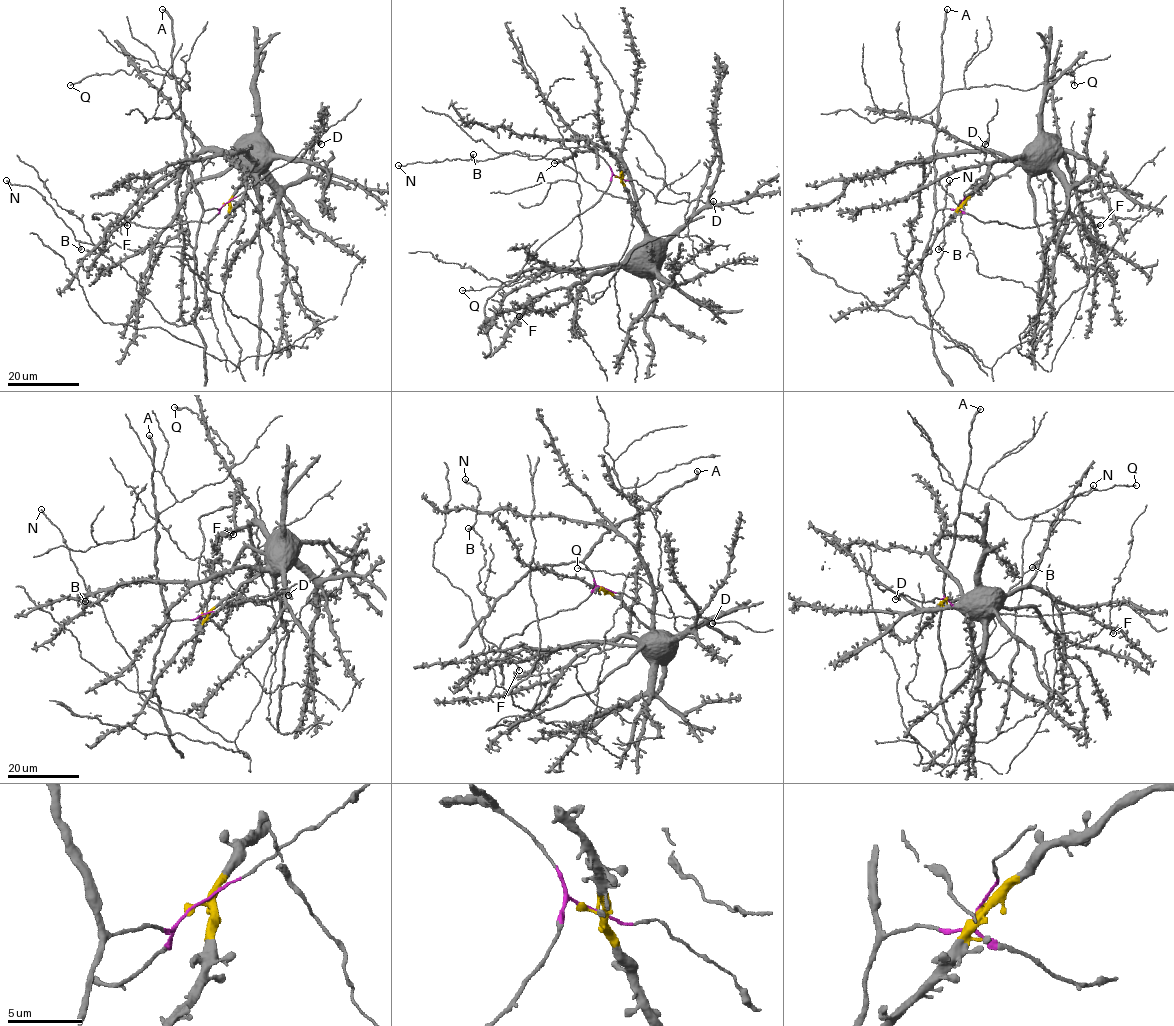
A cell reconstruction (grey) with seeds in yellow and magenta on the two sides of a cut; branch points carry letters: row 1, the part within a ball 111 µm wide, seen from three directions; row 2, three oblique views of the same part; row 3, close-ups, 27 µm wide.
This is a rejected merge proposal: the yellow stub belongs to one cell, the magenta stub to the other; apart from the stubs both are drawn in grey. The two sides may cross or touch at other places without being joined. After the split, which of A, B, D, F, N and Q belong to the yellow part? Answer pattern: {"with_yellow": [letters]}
{"with_yellow": ["F"]}

